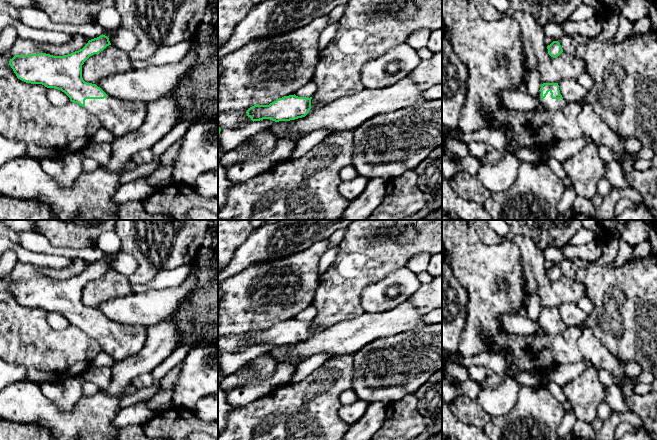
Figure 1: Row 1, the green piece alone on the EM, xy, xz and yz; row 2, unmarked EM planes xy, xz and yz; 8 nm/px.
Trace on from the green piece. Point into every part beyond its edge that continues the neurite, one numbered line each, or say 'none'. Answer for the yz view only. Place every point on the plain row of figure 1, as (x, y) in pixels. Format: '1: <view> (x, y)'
1: yz (548, 327)

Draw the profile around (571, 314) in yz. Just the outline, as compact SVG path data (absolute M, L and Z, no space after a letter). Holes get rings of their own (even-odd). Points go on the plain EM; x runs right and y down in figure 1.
M563 303L558 309L560 318L566 327L579 326L588 316L576 303Z

